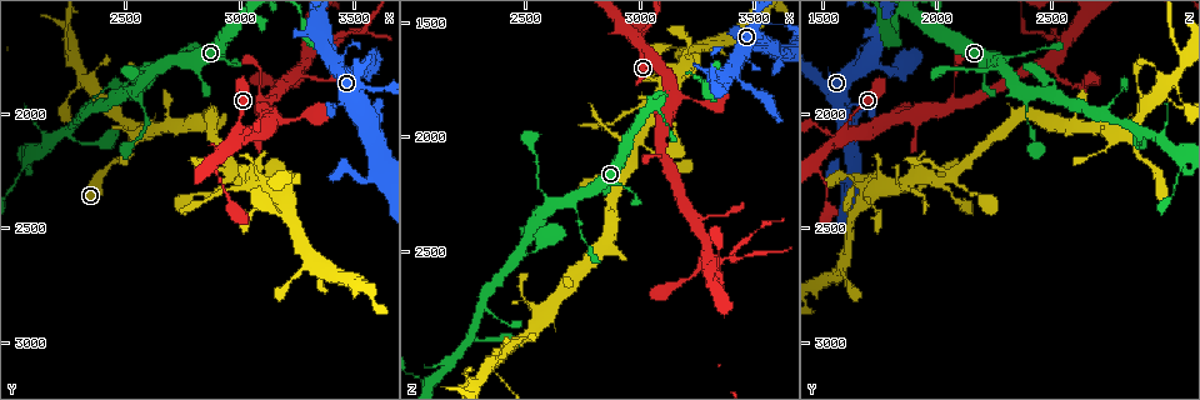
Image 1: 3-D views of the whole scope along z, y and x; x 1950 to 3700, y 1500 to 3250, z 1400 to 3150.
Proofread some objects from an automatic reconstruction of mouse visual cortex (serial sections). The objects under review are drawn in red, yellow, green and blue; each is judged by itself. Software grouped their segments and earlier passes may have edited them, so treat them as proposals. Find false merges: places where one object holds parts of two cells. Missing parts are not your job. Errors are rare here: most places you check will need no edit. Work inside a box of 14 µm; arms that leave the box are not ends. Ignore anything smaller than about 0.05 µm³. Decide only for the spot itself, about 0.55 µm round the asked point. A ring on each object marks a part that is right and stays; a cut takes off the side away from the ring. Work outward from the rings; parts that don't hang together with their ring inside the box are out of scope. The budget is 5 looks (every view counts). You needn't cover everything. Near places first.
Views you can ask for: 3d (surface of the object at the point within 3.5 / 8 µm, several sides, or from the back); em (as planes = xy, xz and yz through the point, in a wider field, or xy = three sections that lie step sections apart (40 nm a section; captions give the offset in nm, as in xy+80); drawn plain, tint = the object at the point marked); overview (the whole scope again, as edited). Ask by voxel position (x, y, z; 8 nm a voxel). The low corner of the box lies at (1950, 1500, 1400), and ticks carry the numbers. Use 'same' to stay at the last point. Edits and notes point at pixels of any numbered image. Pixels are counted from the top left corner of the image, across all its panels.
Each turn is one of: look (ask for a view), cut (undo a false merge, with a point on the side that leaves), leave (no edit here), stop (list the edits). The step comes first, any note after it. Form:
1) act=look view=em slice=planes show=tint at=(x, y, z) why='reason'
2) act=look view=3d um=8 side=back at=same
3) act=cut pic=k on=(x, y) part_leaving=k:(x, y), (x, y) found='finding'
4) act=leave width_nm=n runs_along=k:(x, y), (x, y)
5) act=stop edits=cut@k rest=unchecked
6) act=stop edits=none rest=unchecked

act=look view=3d um=3.5 at=(2990, 2050, 1620) why='a fork'

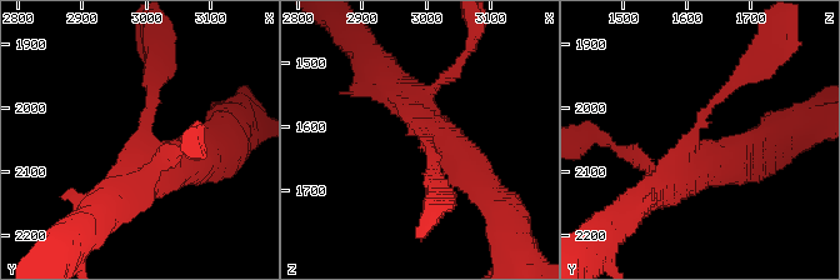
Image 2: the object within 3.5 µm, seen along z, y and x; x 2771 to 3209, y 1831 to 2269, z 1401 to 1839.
act=look view=em slice=xy step=5 show=plain at=(2995, 2055, 1610) arms=3 arm_widths_nm=150,450,500 why='shape alone is not enough'

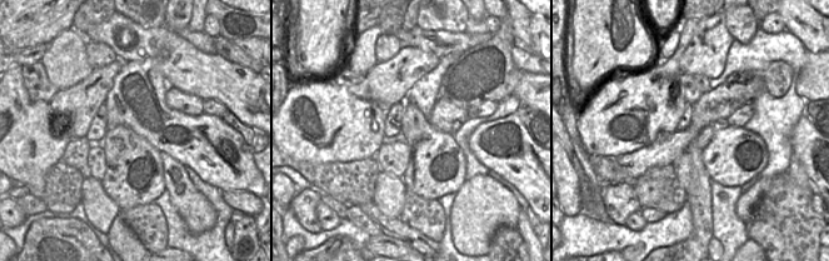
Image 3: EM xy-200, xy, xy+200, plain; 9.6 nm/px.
act=look view=em slice=xy step=5 show=tint at=same why='where the object lies'

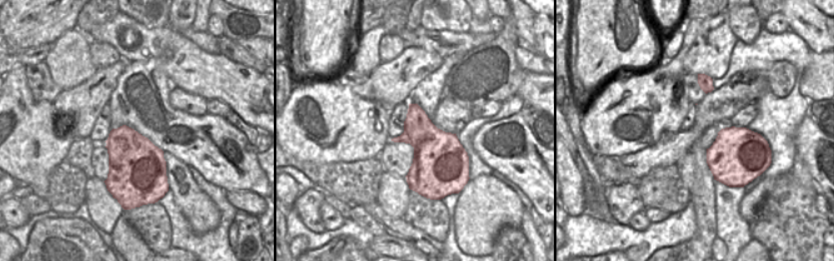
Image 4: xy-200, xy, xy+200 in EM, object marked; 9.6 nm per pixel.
act=leave runs_along=2:(151, 78), (144, 143), (198, 154) found='all the same cell'

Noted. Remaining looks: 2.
act=look view=3d um=3.5 side=back at=(3370, 1680, 2530)

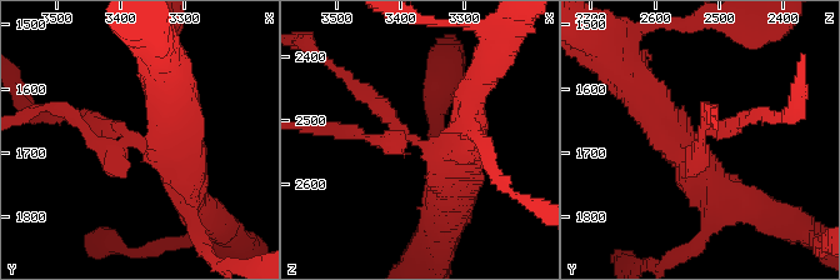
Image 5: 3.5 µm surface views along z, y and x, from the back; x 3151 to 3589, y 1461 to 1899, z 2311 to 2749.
act=look view=em slice=xy step=2 show=tint at=(3375, 1685, 2530)

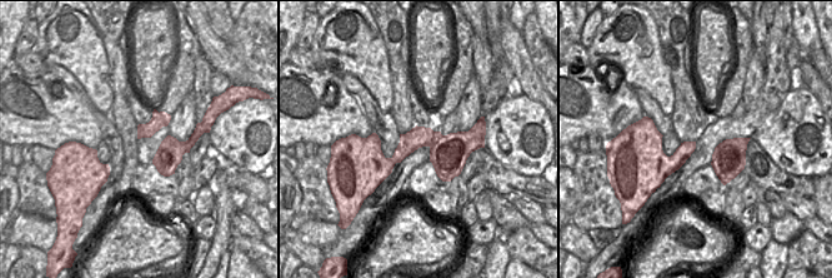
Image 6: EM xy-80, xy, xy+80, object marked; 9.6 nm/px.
act=leave runs_along=6:(472, 133), (412, 140), (392, 160), (365, 148) found='all the same cell'

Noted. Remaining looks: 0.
act=stop edits=none rest=unchecked

